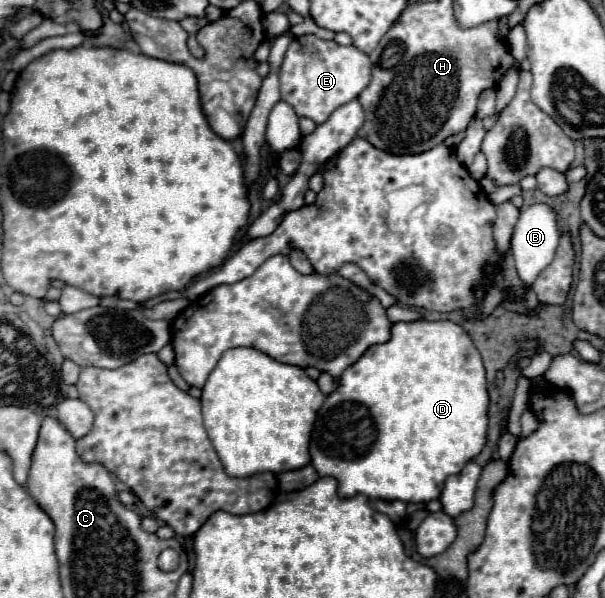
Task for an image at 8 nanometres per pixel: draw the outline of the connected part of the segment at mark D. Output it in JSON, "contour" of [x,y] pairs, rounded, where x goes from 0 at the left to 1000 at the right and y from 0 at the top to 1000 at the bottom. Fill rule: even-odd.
{"contour":[[[702,533],[650,540],[646,567],[607,584],[600,600],[564,627],[560,647],[540,661],[514,731],[514,774],[527,794],[557,801],[564,831],[603,828],[633,838],[709,841],[726,834],[742,794],[759,791],[772,771],[798,754],[805,741],[805,687],[802,614],[762,543]]]}

